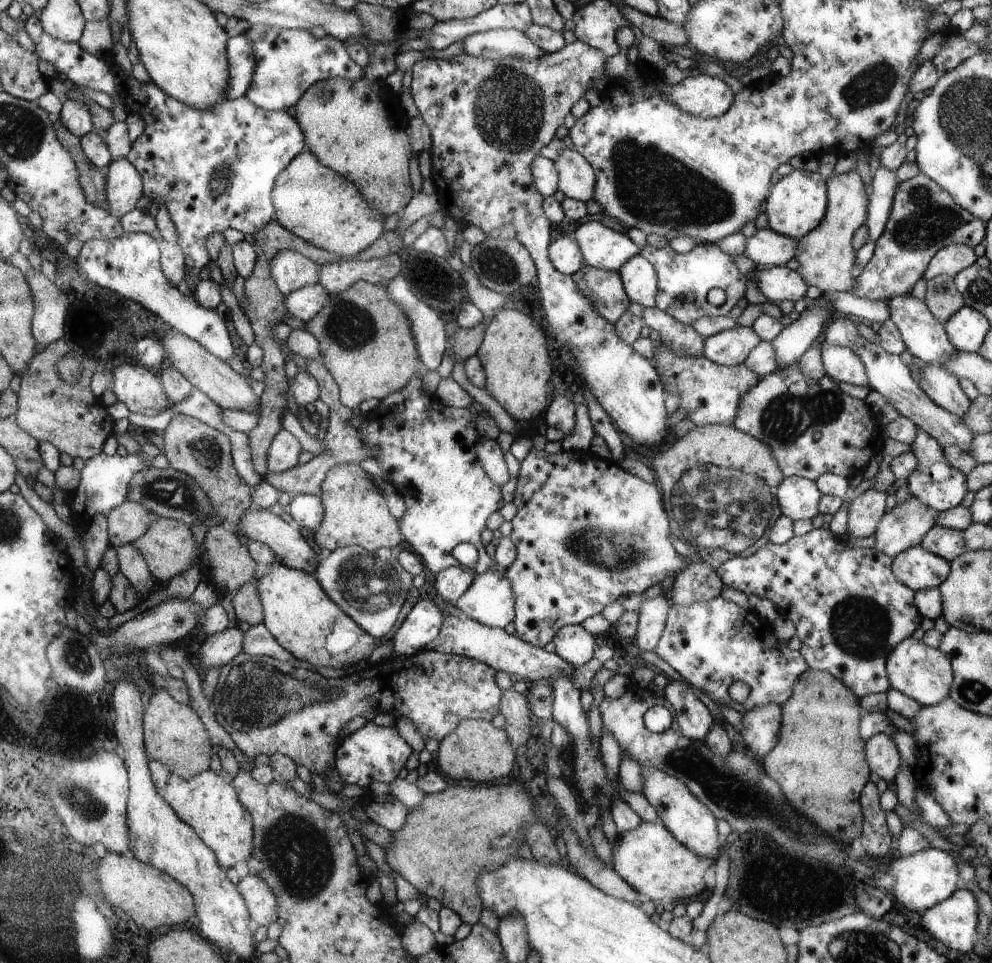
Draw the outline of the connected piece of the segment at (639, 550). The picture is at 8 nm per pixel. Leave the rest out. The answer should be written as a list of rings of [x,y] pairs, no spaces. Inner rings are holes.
[[[544,449],[531,451],[524,457],[521,462],[519,474],[517,477],[516,490],[513,498],[517,512],[512,522],[512,533],[509,537],[516,546],[516,560],[505,570],[505,574],[512,580],[512,590],[515,591],[515,618],[514,635],[524,639],[524,642],[544,649],[546,644],[555,640],[555,634],[559,632],[563,626],[580,625],[581,622],[592,616],[600,614],[607,604],[614,602],[620,596],[628,596],[628,594],[642,594],[647,591],[650,586],[662,582],[664,578],[672,576],[672,574],[680,573],[680,570],[686,568],[686,562],[682,560],[682,556],[674,550],[672,540],[670,540],[670,523],[668,516],[664,512],[664,504],[662,504],[662,494],[660,488],[656,484],[648,484],[637,476],[623,470],[618,462],[604,460],[592,453],[590,449],[561,451],[558,454],[550,454]],[[590,540],[606,540],[608,544],[600,544],[602,548],[596,550],[596,544],[590,544]]]

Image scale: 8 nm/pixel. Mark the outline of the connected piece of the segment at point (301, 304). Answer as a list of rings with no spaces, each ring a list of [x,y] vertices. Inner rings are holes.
[[[305,286],[284,296],[284,304],[288,313],[294,318],[300,318],[304,322],[311,321],[320,310],[328,304],[328,298],[332,296],[324,290],[324,286]]]

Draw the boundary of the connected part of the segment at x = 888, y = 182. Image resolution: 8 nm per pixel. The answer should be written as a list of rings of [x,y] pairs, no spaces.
[[[880,166],[872,176],[872,182],[868,185],[870,205],[867,209],[867,221],[865,223],[869,240],[874,243],[884,232],[894,194],[896,194],[896,188],[900,184],[896,171]]]

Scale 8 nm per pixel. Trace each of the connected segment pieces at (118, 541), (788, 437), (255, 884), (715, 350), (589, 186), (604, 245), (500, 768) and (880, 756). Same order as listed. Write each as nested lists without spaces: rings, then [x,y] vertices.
[[[126,501],[109,512],[107,531],[110,546],[115,549],[138,541],[156,520],[152,510],[143,503]]]
[[[794,362],[788,368],[764,376],[758,385],[752,386],[743,395],[733,425],[770,446],[785,477],[802,477],[815,481],[823,474],[832,472],[849,479],[863,472],[878,450],[878,438],[874,436],[876,422],[864,401],[842,392],[838,382],[828,375],[818,380],[804,376],[798,368],[798,362]]]
[[[247,875],[240,879],[239,893],[247,902],[248,914],[255,927],[268,927],[279,920],[279,899],[263,878]]]
[[[739,326],[705,338],[703,356],[720,365],[736,366],[747,360],[760,341],[752,327]]]
[[[565,150],[555,161],[558,188],[566,197],[587,203],[594,198],[595,176],[592,165],[576,150]]]
[[[595,219],[572,230],[586,265],[608,271],[620,270],[624,262],[642,254],[628,235],[604,226]]]
[[[464,719],[456,730],[439,742],[438,766],[452,780],[470,780],[478,784],[491,784],[508,776],[514,768],[514,748],[503,728],[492,726],[492,721]]]
[[[878,732],[869,738],[864,746],[864,756],[870,771],[880,776],[882,786],[890,786],[892,790],[896,785],[896,775],[902,772],[904,766],[892,737]]]

